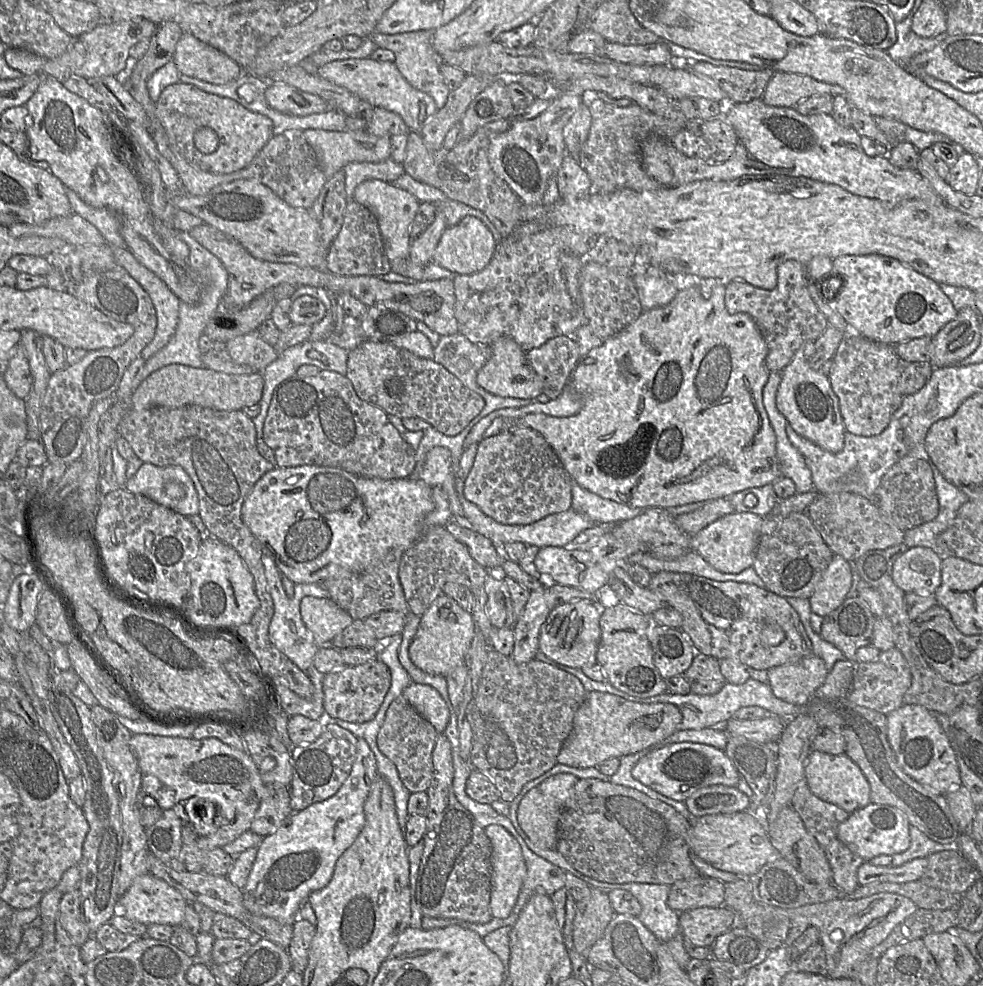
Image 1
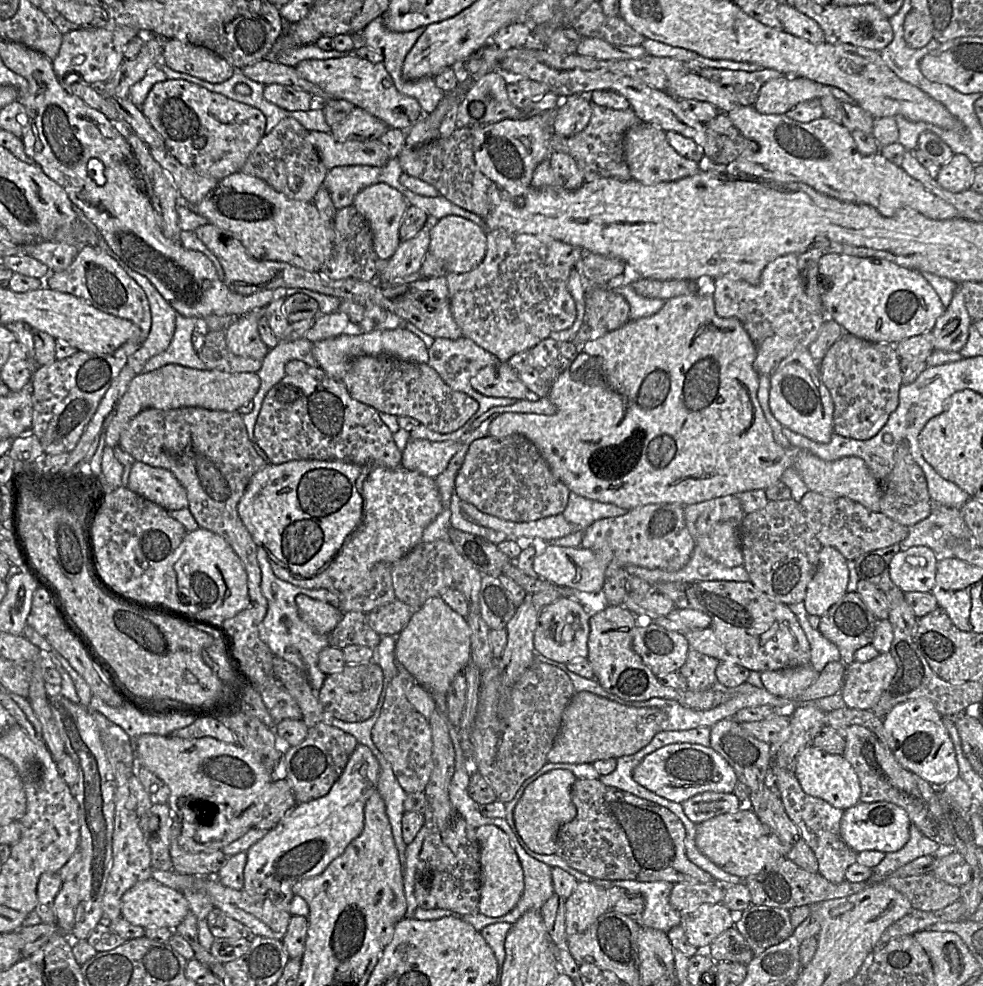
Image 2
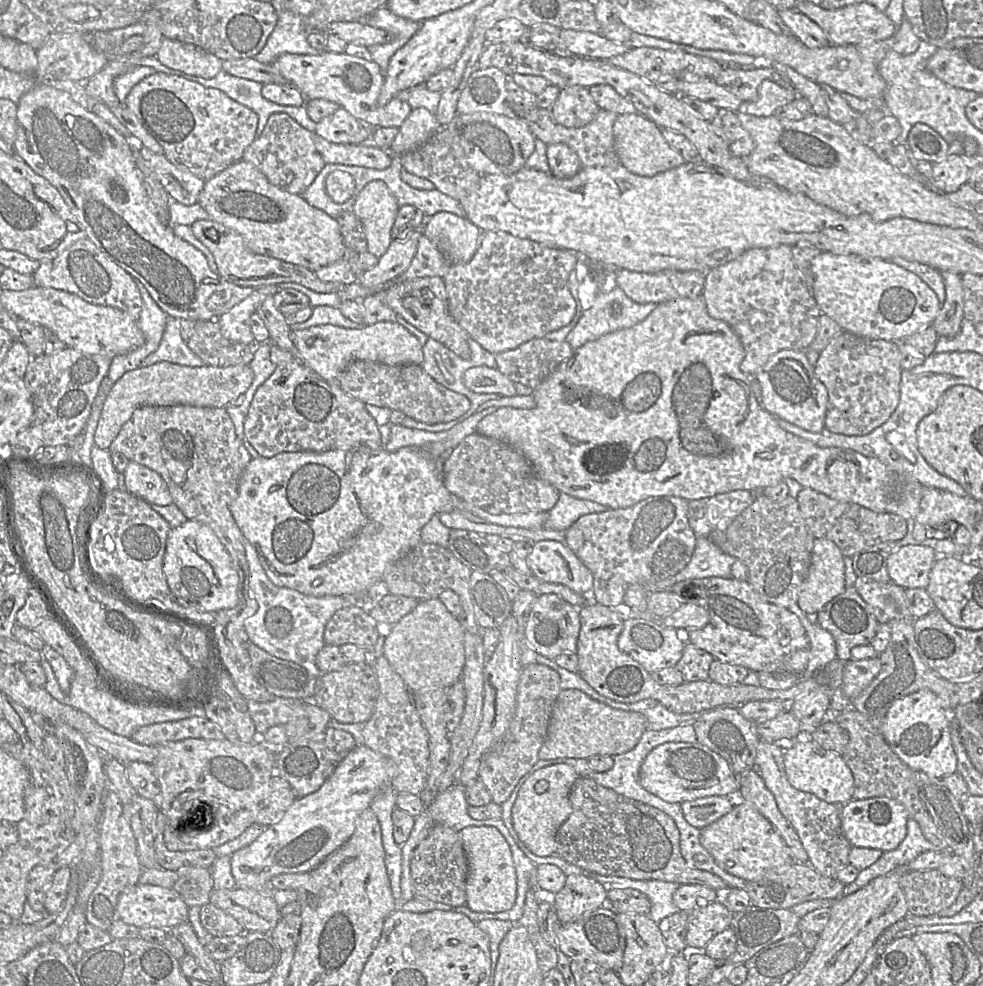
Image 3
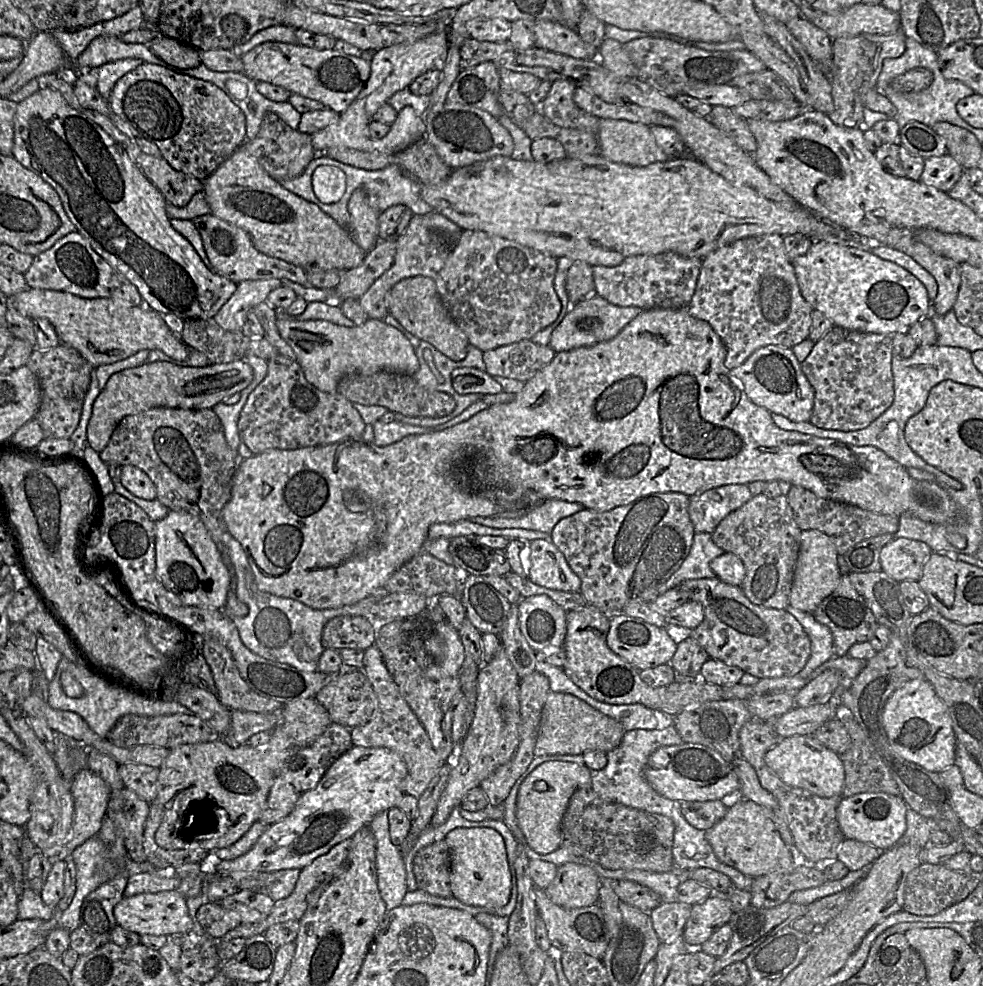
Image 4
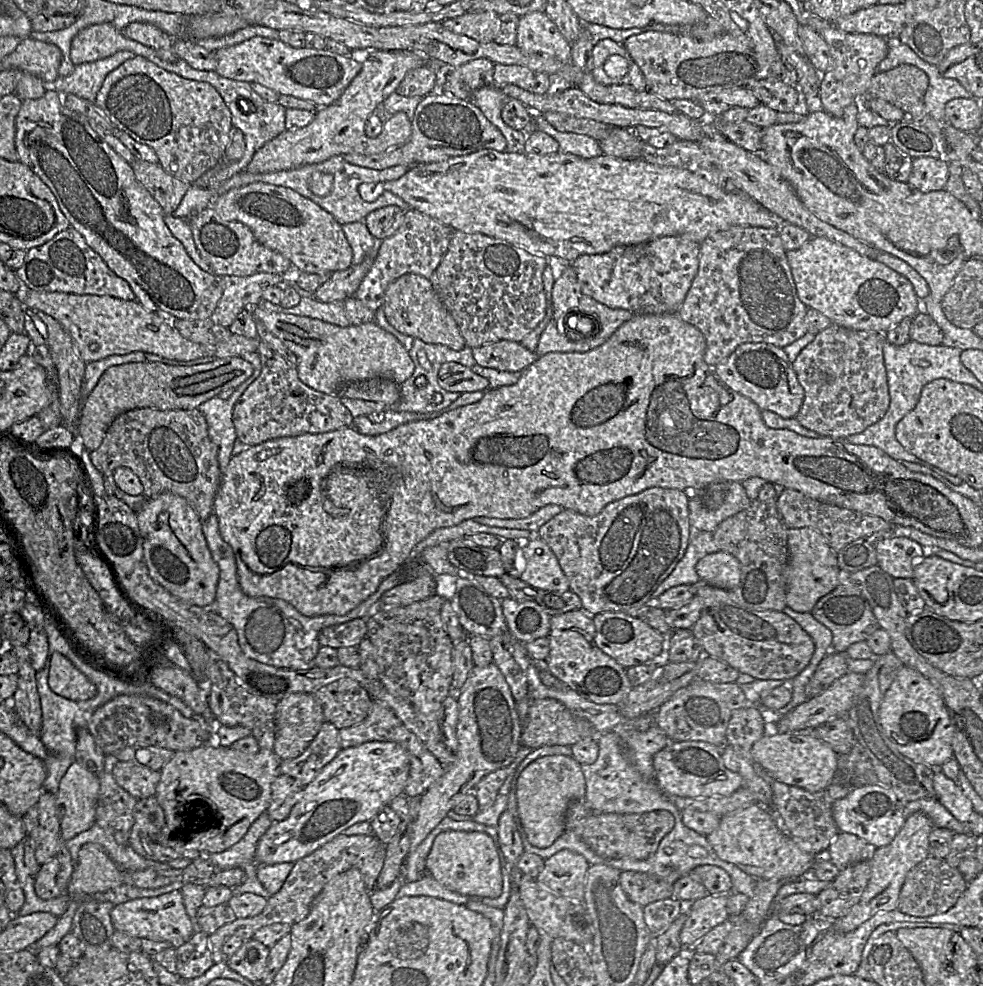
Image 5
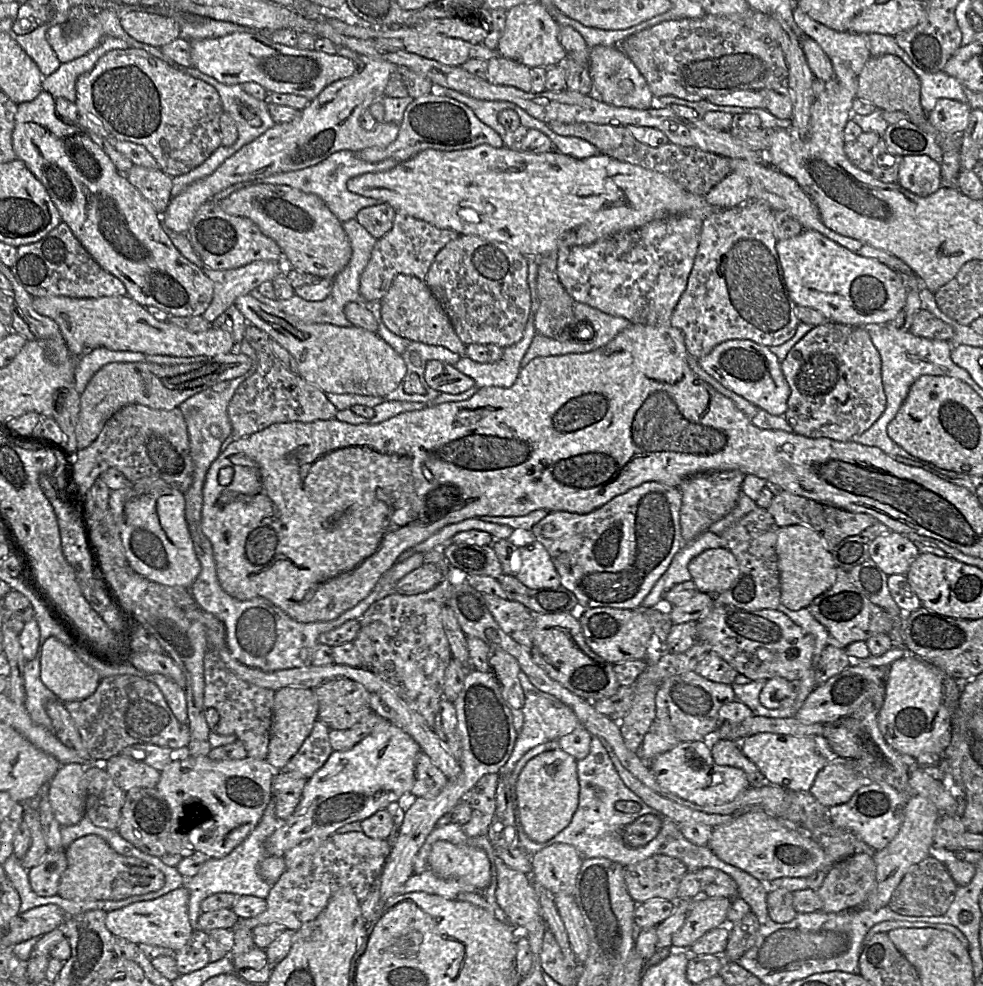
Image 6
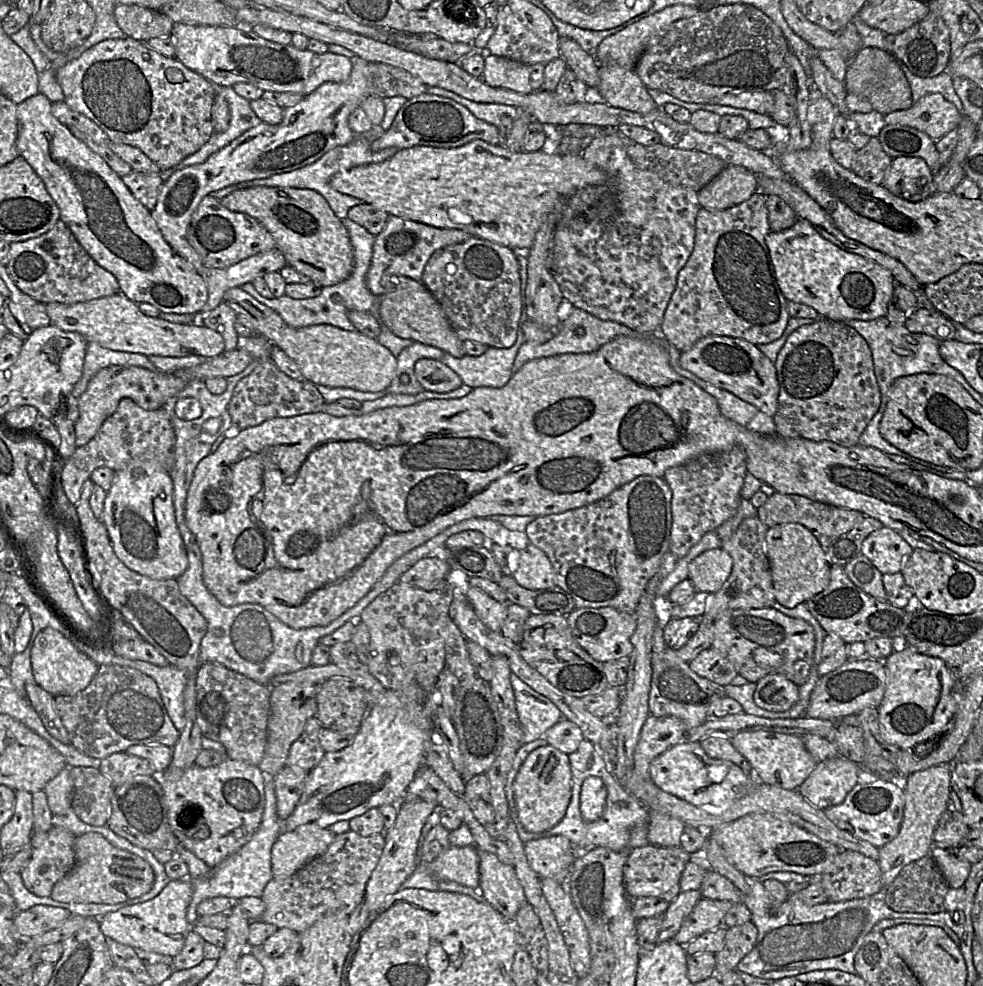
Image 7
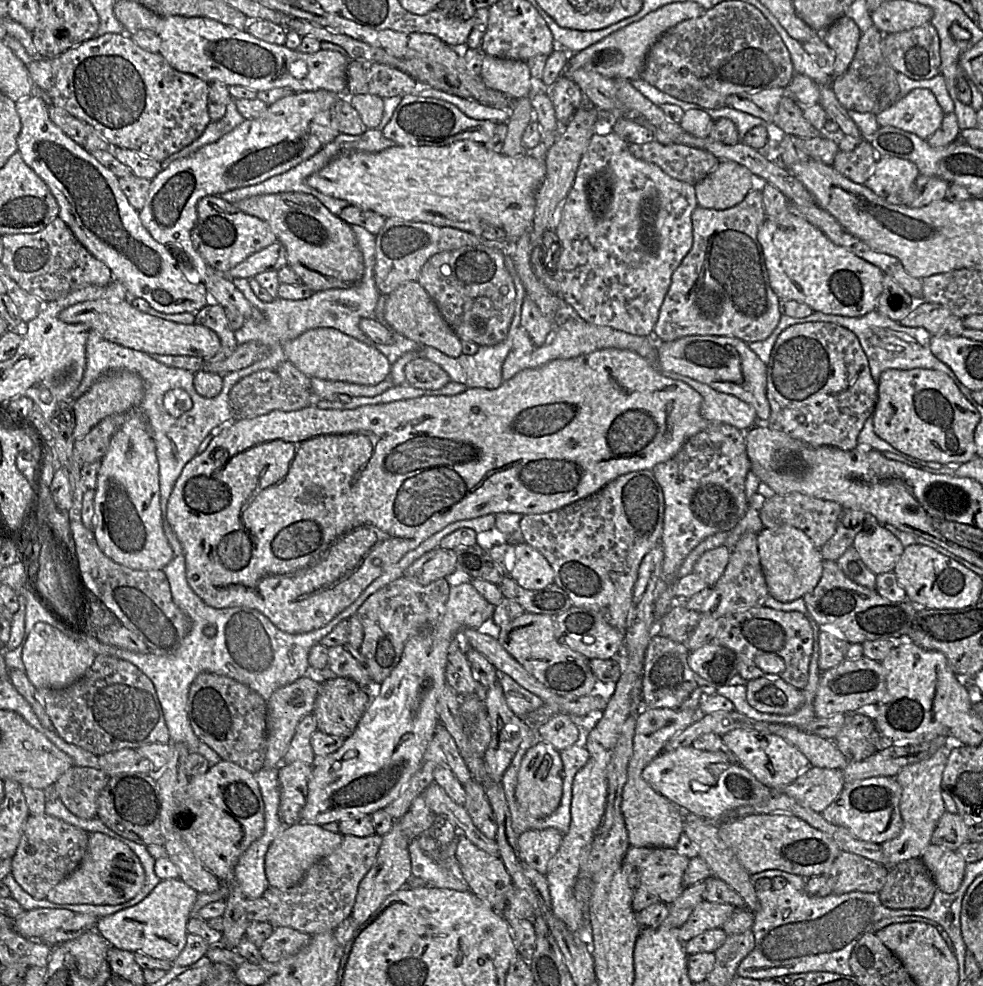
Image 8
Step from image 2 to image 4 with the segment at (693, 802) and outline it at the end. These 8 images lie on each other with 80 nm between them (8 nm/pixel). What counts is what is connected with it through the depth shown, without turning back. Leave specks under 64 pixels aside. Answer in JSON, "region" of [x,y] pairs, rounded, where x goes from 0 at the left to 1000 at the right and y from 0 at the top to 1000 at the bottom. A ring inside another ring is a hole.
{"region":[[[743,811],[695,812],[692,814],[693,825],[703,838],[718,843],[736,830]]]}

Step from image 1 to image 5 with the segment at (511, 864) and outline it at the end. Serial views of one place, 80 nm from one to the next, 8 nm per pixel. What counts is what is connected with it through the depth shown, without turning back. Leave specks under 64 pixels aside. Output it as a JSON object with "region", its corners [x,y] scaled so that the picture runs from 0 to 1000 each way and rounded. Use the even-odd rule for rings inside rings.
{"region":[[[458,842],[442,852],[433,871],[434,885],[453,901],[487,911],[505,911],[512,902],[510,872],[501,849],[491,844]]]}

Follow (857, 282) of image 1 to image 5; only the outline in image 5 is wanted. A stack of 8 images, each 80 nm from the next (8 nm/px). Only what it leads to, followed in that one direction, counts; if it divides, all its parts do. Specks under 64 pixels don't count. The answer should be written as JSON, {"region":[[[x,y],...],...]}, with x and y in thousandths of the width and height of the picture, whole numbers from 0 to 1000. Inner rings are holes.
{"region":[[[825,240],[816,251],[800,256],[811,299],[815,306],[840,320],[845,330],[873,336],[901,338],[922,322],[930,322],[937,313],[937,304],[928,288],[901,269],[878,260],[870,254],[839,240]]]}

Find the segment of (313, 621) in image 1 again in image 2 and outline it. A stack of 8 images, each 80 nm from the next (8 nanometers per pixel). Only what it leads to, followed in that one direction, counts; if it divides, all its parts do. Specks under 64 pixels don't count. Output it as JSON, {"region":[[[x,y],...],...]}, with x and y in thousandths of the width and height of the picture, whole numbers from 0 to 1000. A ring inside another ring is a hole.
{"region":[[[311,603],[301,605],[305,627],[326,643],[334,644],[347,630],[350,621],[345,617]]]}

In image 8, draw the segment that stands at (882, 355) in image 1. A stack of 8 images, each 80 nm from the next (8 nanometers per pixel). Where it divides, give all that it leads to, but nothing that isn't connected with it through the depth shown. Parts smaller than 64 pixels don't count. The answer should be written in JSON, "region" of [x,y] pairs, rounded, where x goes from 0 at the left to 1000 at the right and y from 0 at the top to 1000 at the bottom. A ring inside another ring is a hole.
{"region":[[[821,327],[805,330],[790,342],[781,368],[779,369],[779,403],[783,411],[783,422],[779,431],[796,437],[803,442],[816,447],[821,452],[844,452],[860,457],[866,457],[873,452],[872,444],[882,424],[887,423],[893,406],[892,388],[888,385],[883,364],[871,340],[860,332],[844,327]]]}

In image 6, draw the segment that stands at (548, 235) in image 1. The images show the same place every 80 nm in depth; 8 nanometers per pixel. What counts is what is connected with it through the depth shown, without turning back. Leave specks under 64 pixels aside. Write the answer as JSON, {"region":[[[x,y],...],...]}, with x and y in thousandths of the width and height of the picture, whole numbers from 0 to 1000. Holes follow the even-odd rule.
{"region":[[[468,238],[446,256],[431,286],[450,309],[473,350],[504,349],[514,353],[531,343],[540,318],[541,305],[537,289],[537,261],[525,253],[483,238]]]}

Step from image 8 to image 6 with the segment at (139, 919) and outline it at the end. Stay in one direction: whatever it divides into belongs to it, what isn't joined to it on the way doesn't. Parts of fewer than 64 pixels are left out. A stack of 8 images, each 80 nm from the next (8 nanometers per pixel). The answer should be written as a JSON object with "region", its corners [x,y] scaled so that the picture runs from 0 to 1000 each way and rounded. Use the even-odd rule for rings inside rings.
{"region":[[[185,898],[157,913],[137,915],[109,925],[108,940],[115,949],[137,957],[152,957],[181,965],[191,955],[197,943],[191,929],[191,912],[192,904]]]}

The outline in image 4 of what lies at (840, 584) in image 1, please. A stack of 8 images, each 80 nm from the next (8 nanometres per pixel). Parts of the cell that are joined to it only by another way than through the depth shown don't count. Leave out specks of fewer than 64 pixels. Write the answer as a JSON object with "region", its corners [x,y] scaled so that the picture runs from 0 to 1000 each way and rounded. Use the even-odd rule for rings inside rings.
{"region":[[[832,538],[816,539],[803,605],[804,615],[817,621],[827,622],[833,613],[848,600],[854,593],[855,586],[852,561],[845,546]]]}

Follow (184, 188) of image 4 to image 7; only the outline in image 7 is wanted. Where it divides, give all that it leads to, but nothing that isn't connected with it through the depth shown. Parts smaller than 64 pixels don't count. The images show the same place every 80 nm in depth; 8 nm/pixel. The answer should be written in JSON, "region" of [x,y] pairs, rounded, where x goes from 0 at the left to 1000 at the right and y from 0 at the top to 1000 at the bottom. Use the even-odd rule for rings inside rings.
{"region":[[[134,172],[124,182],[140,204],[154,214],[158,211],[164,189],[168,183],[167,175],[144,175]]]}

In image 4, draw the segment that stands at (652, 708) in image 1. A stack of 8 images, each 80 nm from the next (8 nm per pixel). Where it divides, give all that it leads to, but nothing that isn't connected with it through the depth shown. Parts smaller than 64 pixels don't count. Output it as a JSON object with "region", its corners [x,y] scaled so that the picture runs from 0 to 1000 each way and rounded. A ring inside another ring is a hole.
{"region":[[[560,702],[550,723],[544,767],[593,766],[600,761],[617,764],[630,757],[636,741],[630,731],[611,723],[588,707],[578,703]]]}

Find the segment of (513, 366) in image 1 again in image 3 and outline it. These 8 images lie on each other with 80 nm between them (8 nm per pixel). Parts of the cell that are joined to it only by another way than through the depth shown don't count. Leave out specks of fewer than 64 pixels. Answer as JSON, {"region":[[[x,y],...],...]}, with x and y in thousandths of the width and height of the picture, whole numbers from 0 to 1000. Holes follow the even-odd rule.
{"region":[[[480,372],[474,375],[470,382],[472,390],[484,399],[508,400],[510,402],[524,402],[526,397],[523,388],[505,372]]]}

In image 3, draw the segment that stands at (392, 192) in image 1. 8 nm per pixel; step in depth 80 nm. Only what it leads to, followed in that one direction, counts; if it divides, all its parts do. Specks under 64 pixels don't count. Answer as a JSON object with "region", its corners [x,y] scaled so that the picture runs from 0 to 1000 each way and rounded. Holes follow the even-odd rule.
{"region":[[[390,184],[374,186],[363,198],[359,215],[366,223],[374,255],[387,262],[401,243],[398,237],[407,209]]]}

